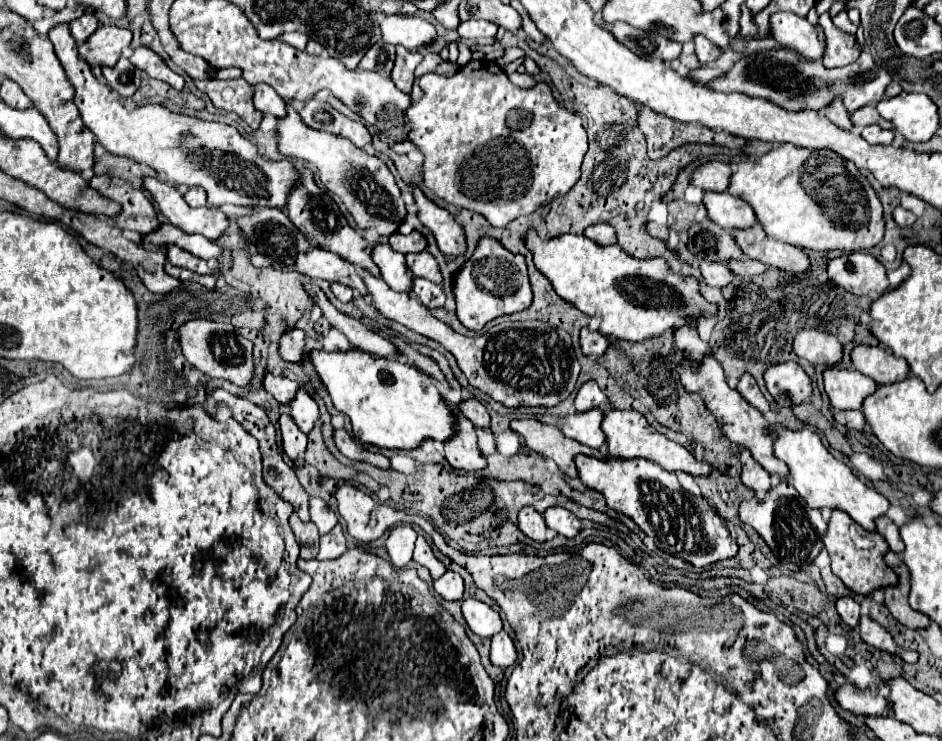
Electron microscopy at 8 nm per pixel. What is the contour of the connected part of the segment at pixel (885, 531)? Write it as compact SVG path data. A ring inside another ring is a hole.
M886 516L876 520L876 526L878 526L878 534L882 534L886 538L886 542L890 544L890 550L896 552L896 554L902 554L904 552L904 544L902 544L898 526L890 518L886 518Z

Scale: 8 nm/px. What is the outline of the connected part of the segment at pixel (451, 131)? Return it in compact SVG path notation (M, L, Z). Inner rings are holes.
M470 60L466 66L458 68L458 72L454 76L440 76L440 74L424 74L418 78L418 84L422 88L422 98L414 104L410 104L410 108L406 110L408 118L410 118L410 134L408 134L408 140L414 142L418 146L418 150L424 154L424 164L422 164L422 176L424 176L424 184L442 200L446 200L448 204L454 204L458 208L468 208L468 210L474 210L478 214L482 214L492 226L496 228L504 228L506 224L510 224L512 220L520 218L520 216L526 216L526 214L532 214L534 210L538 210L540 206L548 204L552 198L556 196L564 196L580 178L580 164L584 160L584 154L588 150L588 142L586 142L586 130L582 126L582 120L578 114L566 110L564 106L560 106L554 96L552 96L552 90L548 84L540 82L536 84L534 88L518 88L514 86L506 72L496 64L496 62L490 62L490 60Z

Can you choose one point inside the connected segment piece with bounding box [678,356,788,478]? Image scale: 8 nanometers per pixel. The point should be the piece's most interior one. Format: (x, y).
(746, 427)

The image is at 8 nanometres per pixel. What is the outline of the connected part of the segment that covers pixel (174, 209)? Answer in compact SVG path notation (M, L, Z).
M144 178L144 188L152 192L160 214L180 230L188 234L202 234L210 240L218 240L226 232L228 218L220 208L190 208L176 186L158 178Z

